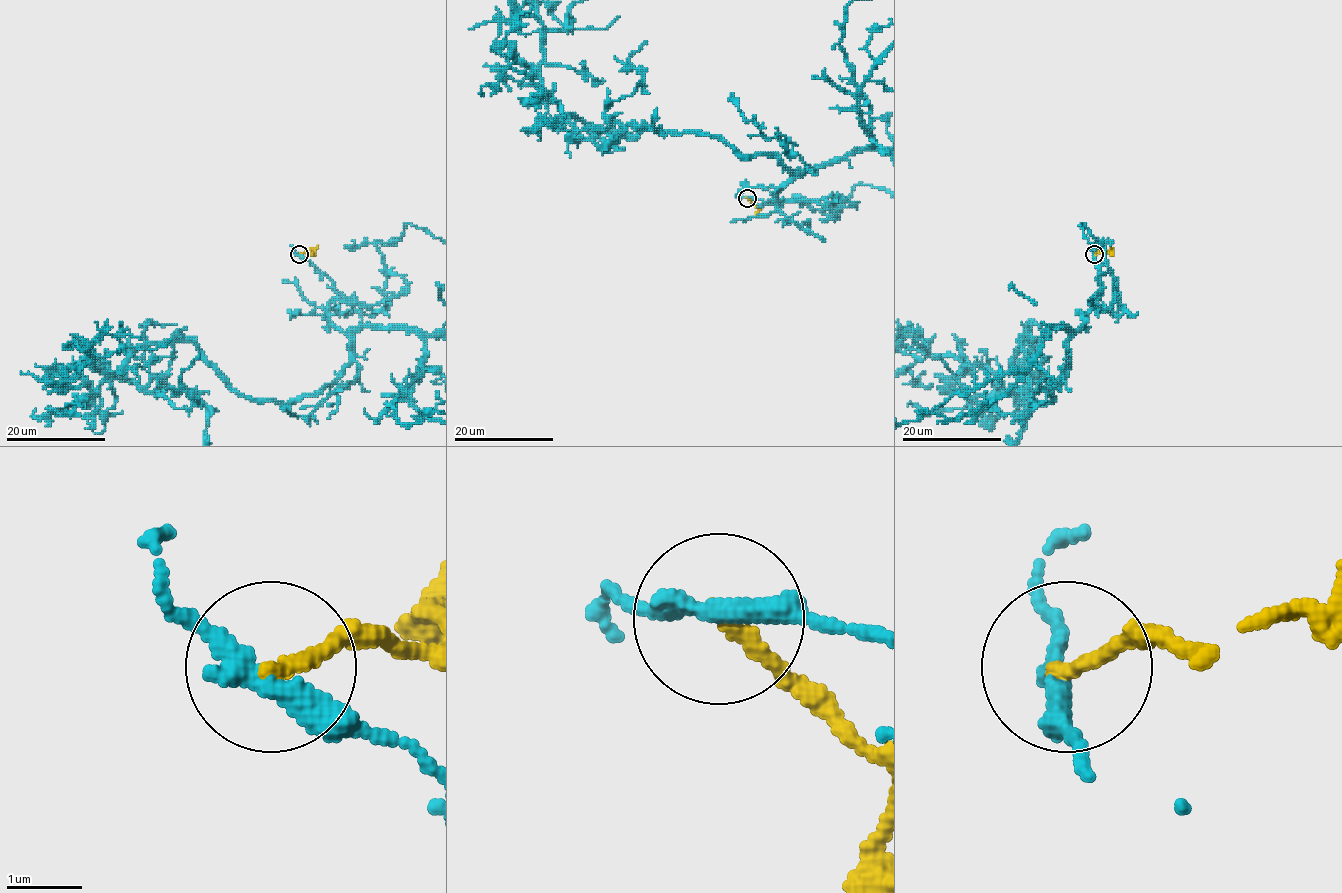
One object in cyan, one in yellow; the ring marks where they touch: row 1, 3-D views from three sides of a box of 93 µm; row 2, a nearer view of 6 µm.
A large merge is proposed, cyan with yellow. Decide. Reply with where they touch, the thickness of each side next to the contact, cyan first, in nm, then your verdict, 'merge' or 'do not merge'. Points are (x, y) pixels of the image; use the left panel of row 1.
(299, 254) | 300/200 nm | do not merge

